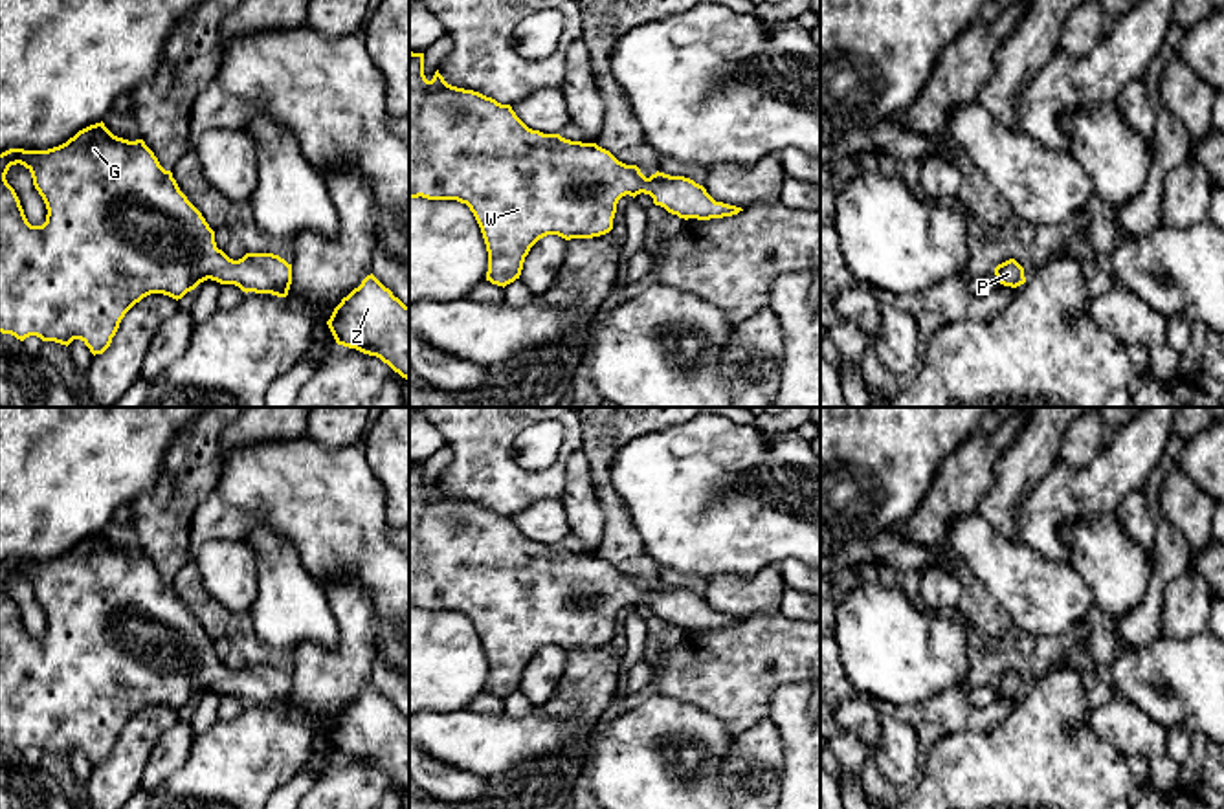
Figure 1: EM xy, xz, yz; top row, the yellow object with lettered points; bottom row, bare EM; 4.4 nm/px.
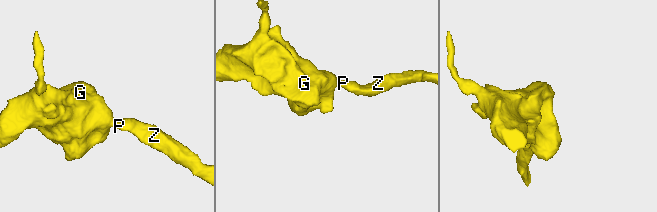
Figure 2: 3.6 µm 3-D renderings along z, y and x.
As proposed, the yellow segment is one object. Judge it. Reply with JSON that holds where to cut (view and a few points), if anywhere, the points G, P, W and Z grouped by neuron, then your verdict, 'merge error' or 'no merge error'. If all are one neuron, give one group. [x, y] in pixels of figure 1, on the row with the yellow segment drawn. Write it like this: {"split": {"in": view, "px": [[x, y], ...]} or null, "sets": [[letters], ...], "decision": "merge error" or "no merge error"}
{"split": null, "sets": [["G", "P", "W", "Z"]], "decision": "no merge error"}

